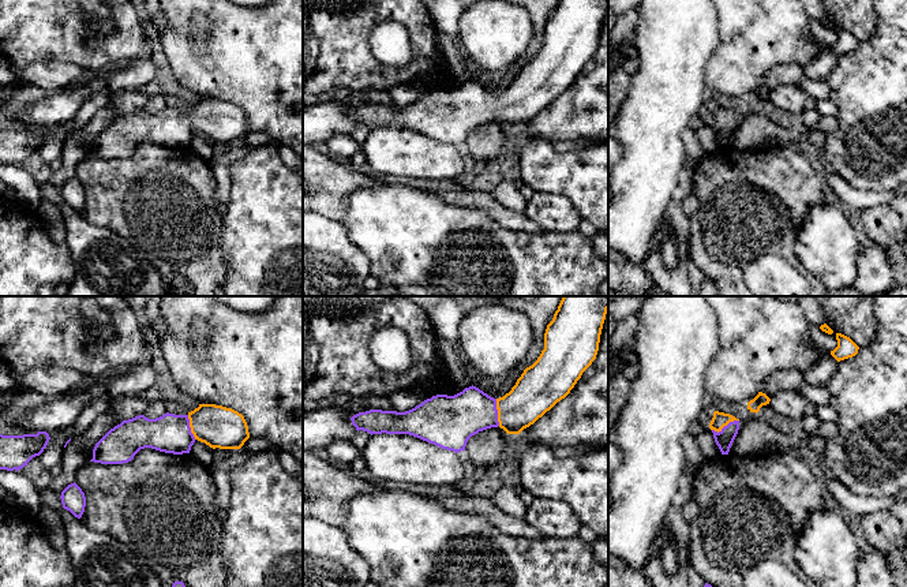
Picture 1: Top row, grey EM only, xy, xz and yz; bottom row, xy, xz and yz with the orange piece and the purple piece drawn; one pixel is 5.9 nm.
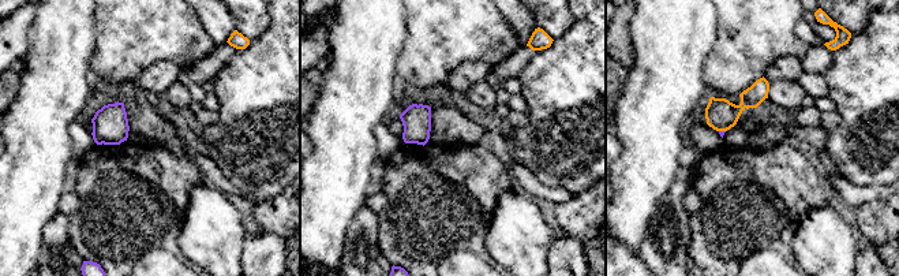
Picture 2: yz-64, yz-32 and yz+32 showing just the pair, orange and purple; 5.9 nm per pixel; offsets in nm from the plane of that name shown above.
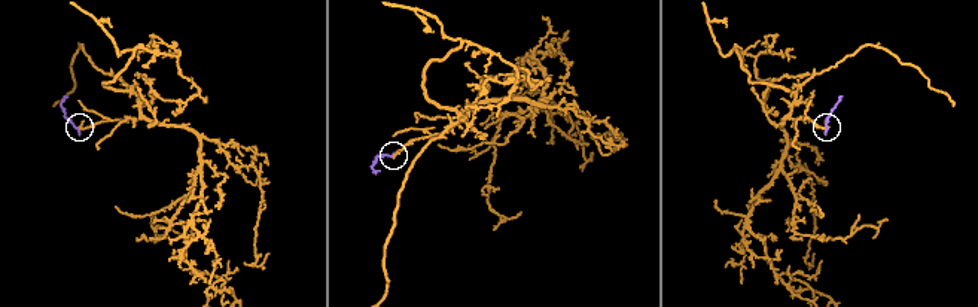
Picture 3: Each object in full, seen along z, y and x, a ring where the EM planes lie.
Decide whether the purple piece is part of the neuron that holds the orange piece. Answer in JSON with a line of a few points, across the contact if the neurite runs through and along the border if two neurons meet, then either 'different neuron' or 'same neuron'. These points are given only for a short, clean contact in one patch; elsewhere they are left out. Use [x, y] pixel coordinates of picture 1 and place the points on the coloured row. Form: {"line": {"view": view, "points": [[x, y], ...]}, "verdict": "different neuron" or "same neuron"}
{"line": {"view": "yz", "points": [[720, 419], [724, 425], [724, 438]]}, "verdict": "same neuron"}

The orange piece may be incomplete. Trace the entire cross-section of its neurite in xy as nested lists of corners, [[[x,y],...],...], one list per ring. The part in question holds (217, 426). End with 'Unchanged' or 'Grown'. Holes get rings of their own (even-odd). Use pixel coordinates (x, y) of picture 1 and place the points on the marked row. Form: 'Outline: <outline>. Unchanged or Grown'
Outline: [[[199,404],[187,415],[166,412],[155,419],[139,415],[123,420],[95,444],[90,461],[123,464],[145,448],[173,455],[190,453],[196,440],[213,449],[240,449],[248,438],[241,414],[222,405]]]. Grown

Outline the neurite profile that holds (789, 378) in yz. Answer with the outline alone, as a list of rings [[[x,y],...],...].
[[[784,369],[771,374],[760,392],[765,393],[769,399],[772,399],[779,392],[799,390],[803,384],[803,373],[797,369]]]

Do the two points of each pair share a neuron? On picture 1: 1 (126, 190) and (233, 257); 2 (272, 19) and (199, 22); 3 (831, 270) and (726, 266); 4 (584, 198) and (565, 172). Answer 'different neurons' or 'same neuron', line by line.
1: different neurons
2: different neurons
3: different neurons
4: same neuron

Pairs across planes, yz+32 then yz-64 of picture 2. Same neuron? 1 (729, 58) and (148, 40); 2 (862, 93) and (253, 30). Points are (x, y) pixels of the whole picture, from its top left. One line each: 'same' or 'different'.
1: same
2: different

